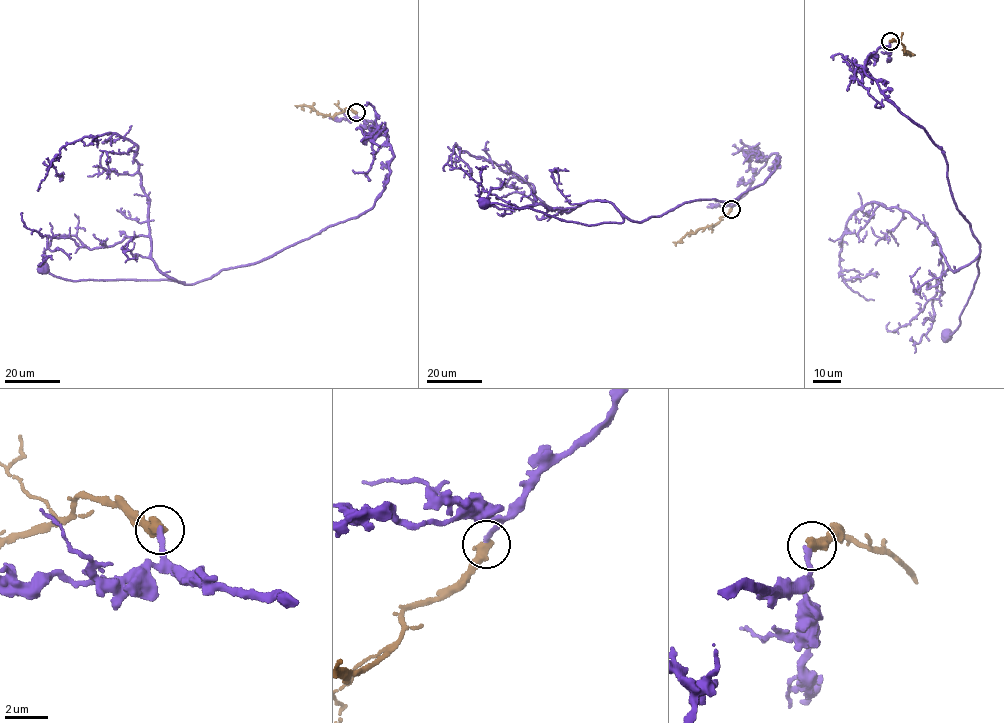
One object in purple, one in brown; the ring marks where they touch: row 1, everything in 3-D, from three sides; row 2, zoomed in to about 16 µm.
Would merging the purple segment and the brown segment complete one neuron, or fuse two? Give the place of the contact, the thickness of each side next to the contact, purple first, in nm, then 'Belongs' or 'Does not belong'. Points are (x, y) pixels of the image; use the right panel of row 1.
Place: (890, 41). Thickness 240 nm (purple) against 500 nm. Does not belong

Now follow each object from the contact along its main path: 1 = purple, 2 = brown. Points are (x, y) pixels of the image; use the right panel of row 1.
1: (890, 41), (868, 55), (865, 75), (940, 148), (956, 207), (980, 250), (960, 323), (945, 335)
2: (890, 41), (899, 41), (905, 54), (914, 55)

